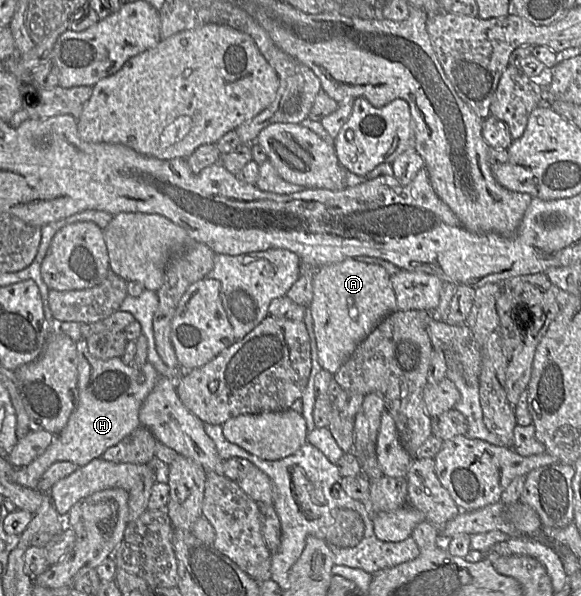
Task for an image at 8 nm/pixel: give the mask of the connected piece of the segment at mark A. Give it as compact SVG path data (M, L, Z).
M355 258L313 272L313 296L307 312L313 321L312 361L316 360L322 370L334 374L385 317L398 311L390 278L383 267Z

